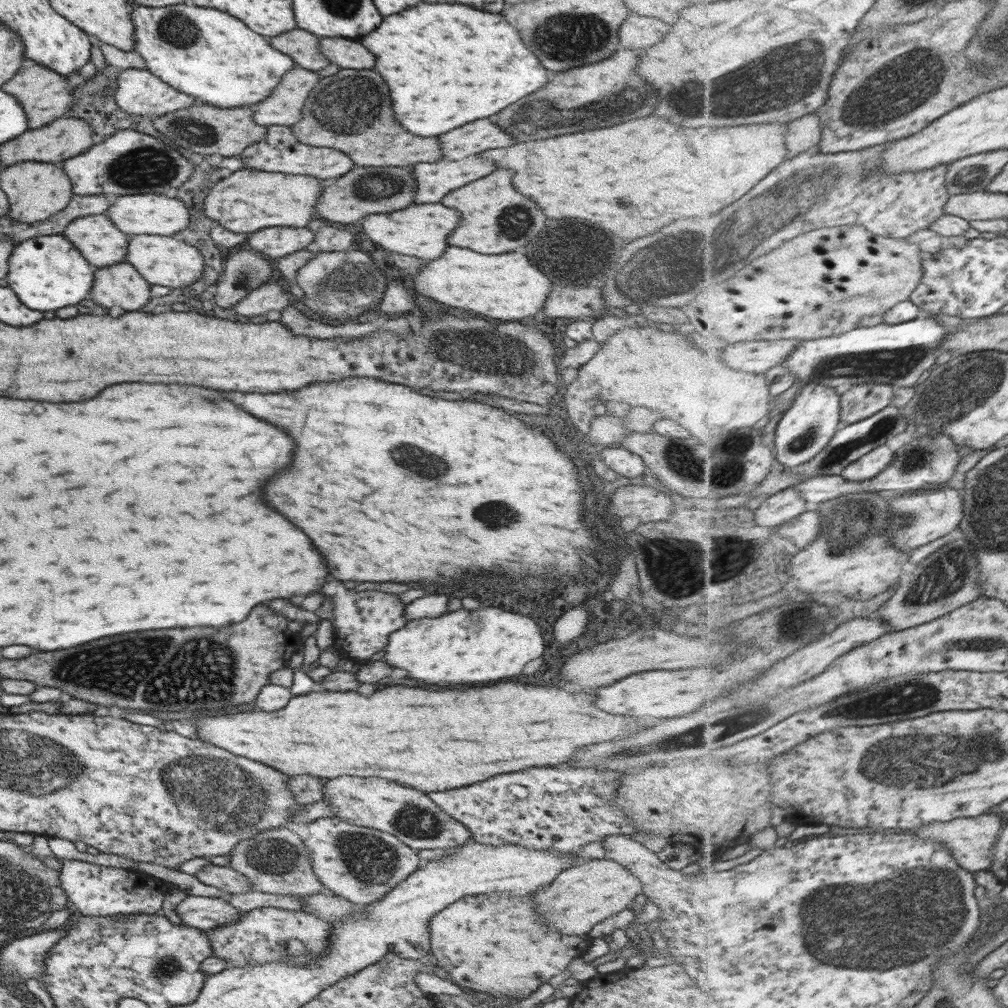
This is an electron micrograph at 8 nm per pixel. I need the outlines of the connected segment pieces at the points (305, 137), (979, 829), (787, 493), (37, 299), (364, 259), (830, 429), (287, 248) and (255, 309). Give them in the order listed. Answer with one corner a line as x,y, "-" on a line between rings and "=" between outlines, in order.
339,69
337,74
321,78
303,101
300,116
299,122
289,126
297,142
339,150
351,158
355,167
409,167
441,159
437,138
411,136
391,118
387,88
373,70
=
992,811
978,817
959,818
949,822
932,821
930,824
923,824
915,830
907,830
906,832
919,835
923,839
933,839
933,841
945,843
951,849
951,853
954,854
959,866
965,870
972,873
977,872
977,870
987,871
993,866
995,846
998,844
999,836
1005,828
1005,825
1001,822
1002,816
1002,814
=
793,487
765,499
753,511
752,517
757,525
773,529
781,528
785,523
798,518
800,514
812,509
805,498
798,494
=
63,234
39,235
18,242
7,258
7,288
13,290
17,300
39,312
73,306
87,296
91,276
96,267
79,255
79,250
63,238
=
359,248
314,255
297,269
292,280
303,291
303,299
299,299
303,313
323,322
339,323
376,309
388,284
383,278
380,265
373,264
373,260
=
823,384
803,385
792,406
783,414
776,430
776,459
785,469
810,462
827,448
842,425
842,396
=
306,226
277,227
259,229
250,233
246,243
253,251
276,259
306,249
312,240
313,232
=
277,283
261,284
249,291
245,297
237,301
231,308
241,316
259,316
267,312
280,312
292,301
287,287

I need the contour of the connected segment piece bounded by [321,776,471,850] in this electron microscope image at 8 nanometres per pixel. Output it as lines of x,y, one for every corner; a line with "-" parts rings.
337,776
325,779
321,793
321,799
329,801
333,817
391,834
412,849
454,848
471,838
471,831
427,798
426,793
384,778

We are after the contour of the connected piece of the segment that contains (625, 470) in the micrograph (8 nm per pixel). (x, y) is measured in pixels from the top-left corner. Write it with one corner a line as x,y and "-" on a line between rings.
607,446
602,448
602,461
609,470
617,473
623,478
637,478
645,472
644,463
639,456
629,453
629,450
619,446

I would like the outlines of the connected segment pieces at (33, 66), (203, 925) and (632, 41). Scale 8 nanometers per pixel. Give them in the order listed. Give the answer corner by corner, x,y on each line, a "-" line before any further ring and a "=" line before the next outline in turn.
27,60
27,66
19,68
19,72
15,73
15,78
9,78
5,82
5,86
1,86
1,90
5,94
11,94
19,102
19,106
26,116
27,129
36,129
60,117
67,116
69,108
76,101
73,89
75,86
68,86
68,76
67,78
59,76
57,72
49,70
47,66
41,66
31,60
=
187,895
173,910
182,924
199,929
202,932
237,922
240,912
221,896
194,895
=
627,16
619,26
619,44
623,48
647,48
661,40
661,36
667,32
669,26
661,24
653,18
643,16

